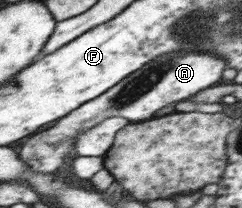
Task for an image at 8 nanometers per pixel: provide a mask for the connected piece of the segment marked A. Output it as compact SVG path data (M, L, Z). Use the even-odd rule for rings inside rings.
M167 52L161 56L157 56L153 61L142 65L135 75L121 80L112 87L109 91L103 92L102 96L95 97L94 100L87 101L82 107L75 109L69 115L62 117L61 120L55 121L55 124L49 128L41 131L41 133L33 134L31 138L26 139L24 145L19 149L19 159L25 163L25 167L33 173L53 173L57 167L63 165L63 159L69 155L71 145L77 141L80 135L86 129L89 129L95 124L101 123L110 117L120 116L125 121L143 121L143 119L151 119L151 113L169 106L171 103L175 104L183 100L188 100L189 97L194 96L197 92L214 86L216 82L221 79L221 73L226 69L225 60L221 56L209 54L209 52Z

